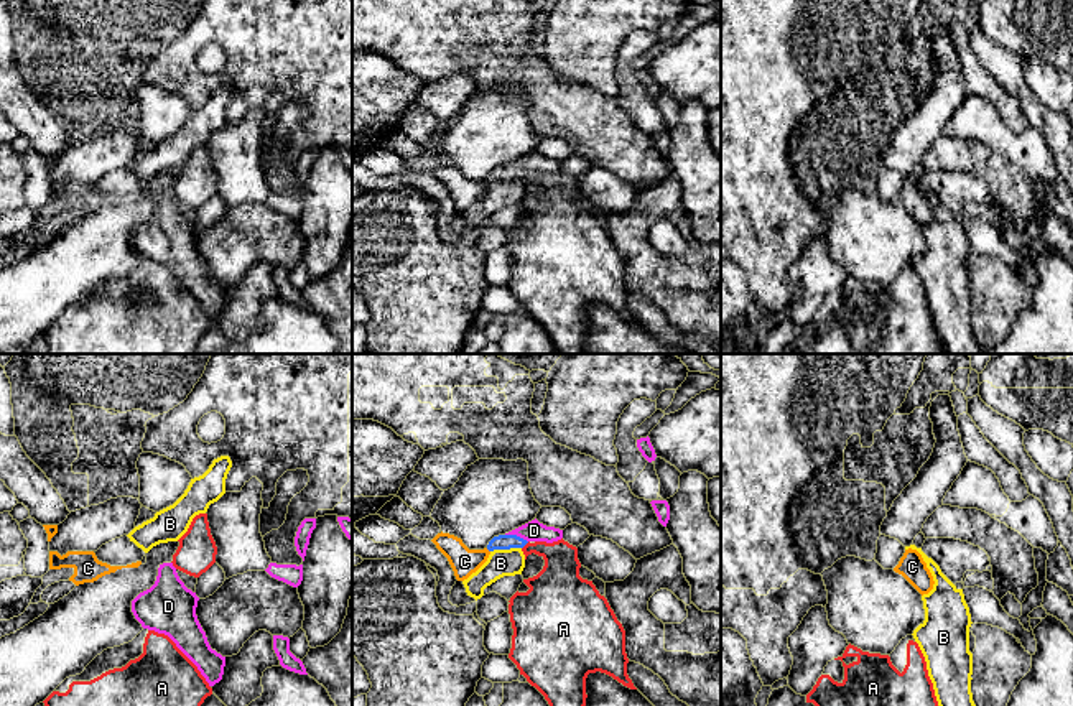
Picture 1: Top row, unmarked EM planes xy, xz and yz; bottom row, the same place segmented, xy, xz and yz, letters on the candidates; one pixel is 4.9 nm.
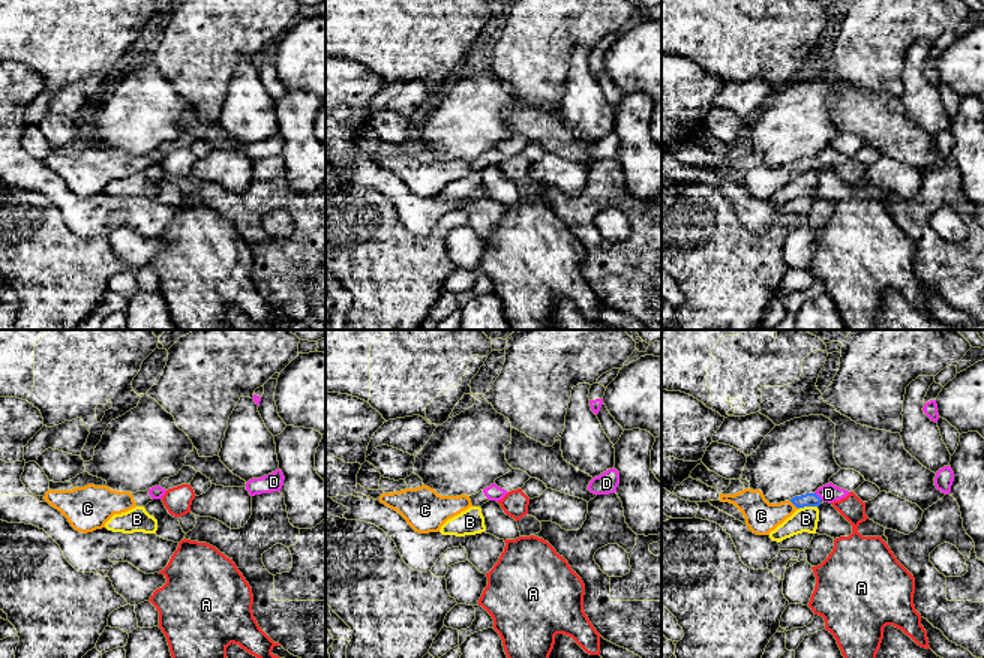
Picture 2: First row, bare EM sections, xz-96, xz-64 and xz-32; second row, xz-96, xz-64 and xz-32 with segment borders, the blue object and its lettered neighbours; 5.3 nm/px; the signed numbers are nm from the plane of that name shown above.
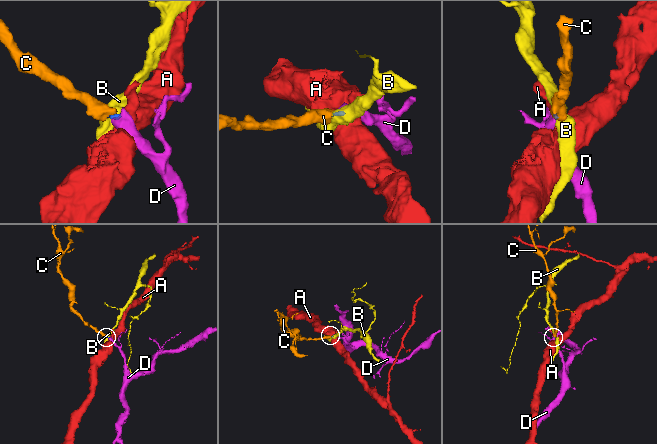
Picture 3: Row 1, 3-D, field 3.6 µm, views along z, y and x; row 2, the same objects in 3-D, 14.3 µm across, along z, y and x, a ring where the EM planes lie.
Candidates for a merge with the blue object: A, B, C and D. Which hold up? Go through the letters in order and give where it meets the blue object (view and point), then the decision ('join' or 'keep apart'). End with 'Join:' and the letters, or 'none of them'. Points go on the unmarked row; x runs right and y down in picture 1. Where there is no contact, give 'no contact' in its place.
A: xz (525, 175) | keep apart
B: xz (506, 180) | keep apart
C: no contact | join
D: xz (515, 167) | join
Join: C, D

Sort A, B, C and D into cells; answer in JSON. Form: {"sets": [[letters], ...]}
{"sets": [["A"], ["B"], ["C", "D"]]}

